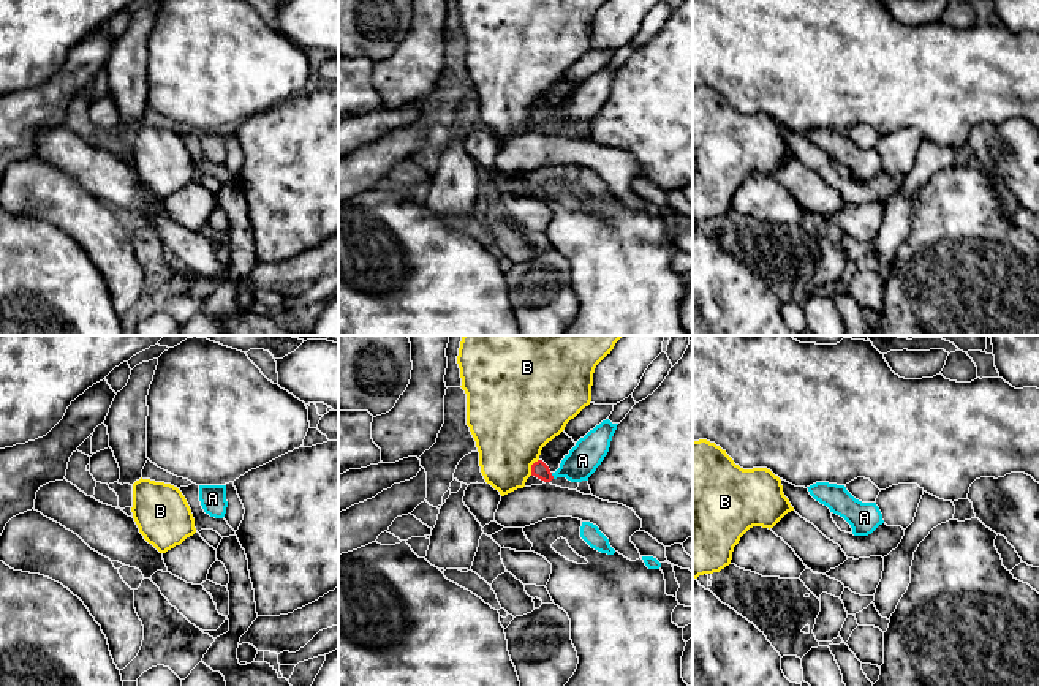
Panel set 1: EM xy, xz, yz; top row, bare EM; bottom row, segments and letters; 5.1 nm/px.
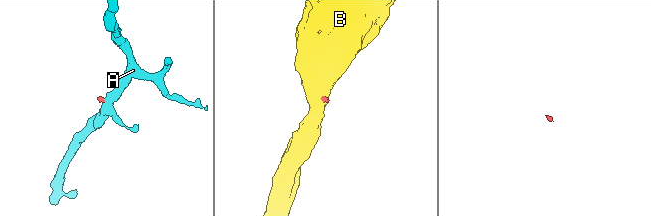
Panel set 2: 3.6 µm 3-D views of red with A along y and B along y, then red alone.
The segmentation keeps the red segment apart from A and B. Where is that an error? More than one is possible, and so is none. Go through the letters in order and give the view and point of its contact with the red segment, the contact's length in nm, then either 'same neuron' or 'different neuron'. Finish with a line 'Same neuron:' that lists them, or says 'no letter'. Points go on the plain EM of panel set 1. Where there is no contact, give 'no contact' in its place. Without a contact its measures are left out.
A: xz (552, 122) | 40 nm | same neuron
B: xz (532, 113) | 100 nm | different neuron
Same neuron: A

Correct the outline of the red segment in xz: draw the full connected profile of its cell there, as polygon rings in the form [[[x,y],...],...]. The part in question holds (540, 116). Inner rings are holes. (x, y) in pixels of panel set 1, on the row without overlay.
[[[609,65],[603,66],[576,89],[555,119],[542,106],[538,106],[531,111],[531,122],[544,128],[557,123],[566,123],[571,128],[588,126],[607,101],[617,71]]]

